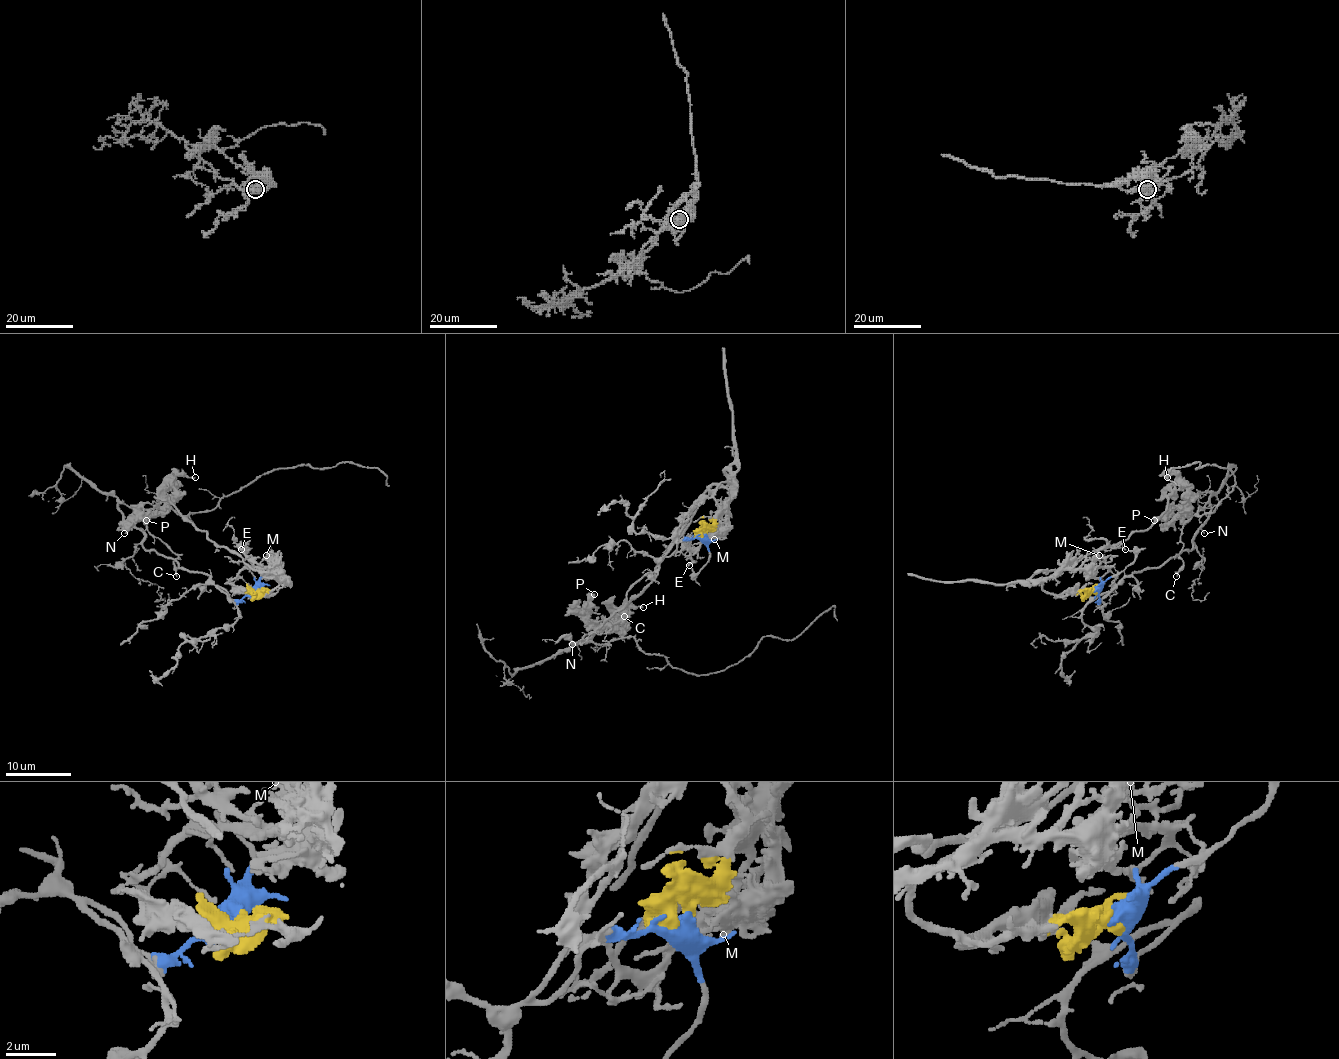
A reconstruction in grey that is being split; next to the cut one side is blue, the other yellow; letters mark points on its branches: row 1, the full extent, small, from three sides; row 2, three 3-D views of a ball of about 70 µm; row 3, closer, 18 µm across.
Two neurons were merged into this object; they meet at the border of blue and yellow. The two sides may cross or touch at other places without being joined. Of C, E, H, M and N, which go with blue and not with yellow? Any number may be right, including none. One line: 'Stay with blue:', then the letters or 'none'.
Stay with blue: C, N

